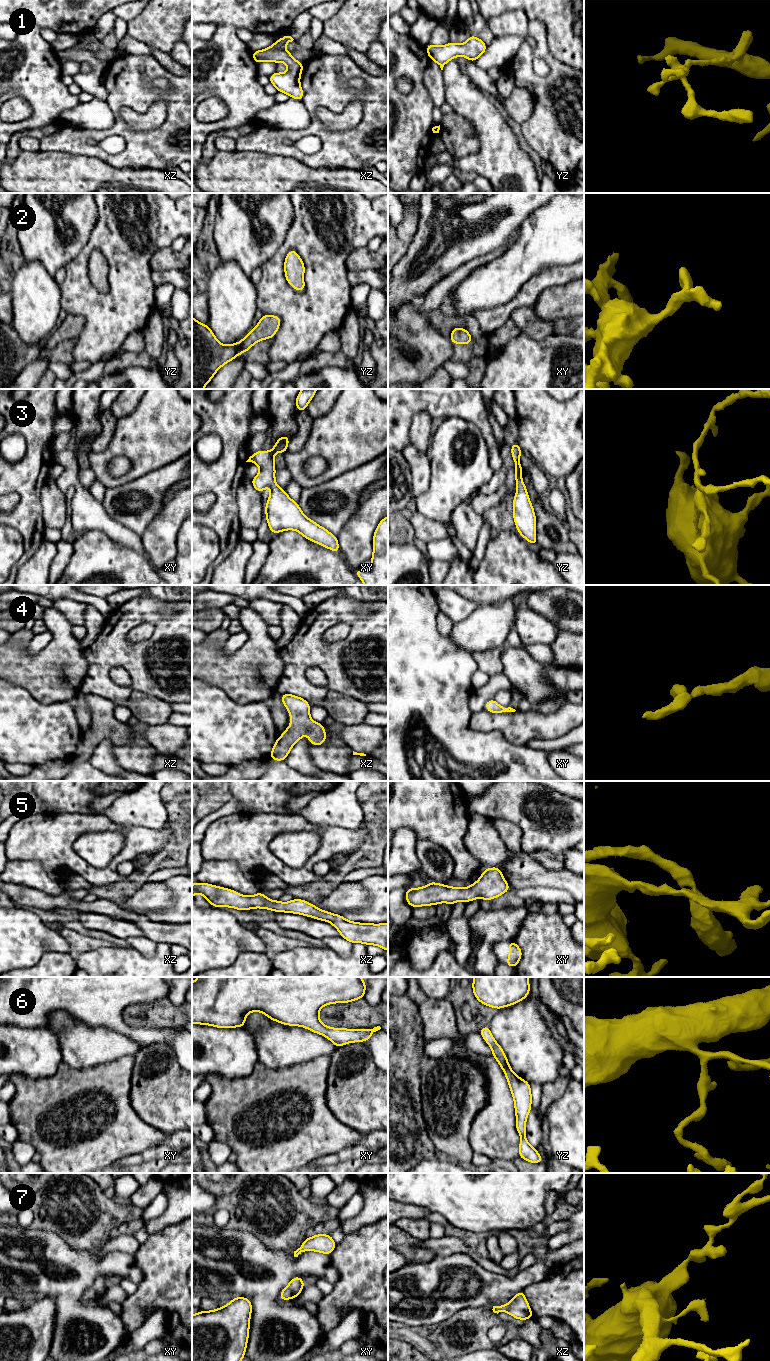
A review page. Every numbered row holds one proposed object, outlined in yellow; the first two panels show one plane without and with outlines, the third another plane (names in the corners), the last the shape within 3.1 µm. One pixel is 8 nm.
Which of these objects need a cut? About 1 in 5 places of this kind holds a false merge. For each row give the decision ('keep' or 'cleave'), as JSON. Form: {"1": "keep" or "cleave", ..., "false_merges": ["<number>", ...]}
{"1": "keep", "2": "keep", "3": "keep", "4": "keep", "5": "keep", "6": "keep", "7": "keep", "false_merges": []}

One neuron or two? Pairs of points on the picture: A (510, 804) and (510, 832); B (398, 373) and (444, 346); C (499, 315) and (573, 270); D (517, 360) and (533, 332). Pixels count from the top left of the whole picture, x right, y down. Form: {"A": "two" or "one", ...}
{"A": "two", "B": "one", "C": "one", "D": "two"}

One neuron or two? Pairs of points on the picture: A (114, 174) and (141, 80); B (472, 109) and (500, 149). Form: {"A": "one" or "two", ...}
{"A": "two", "B": "one"}

